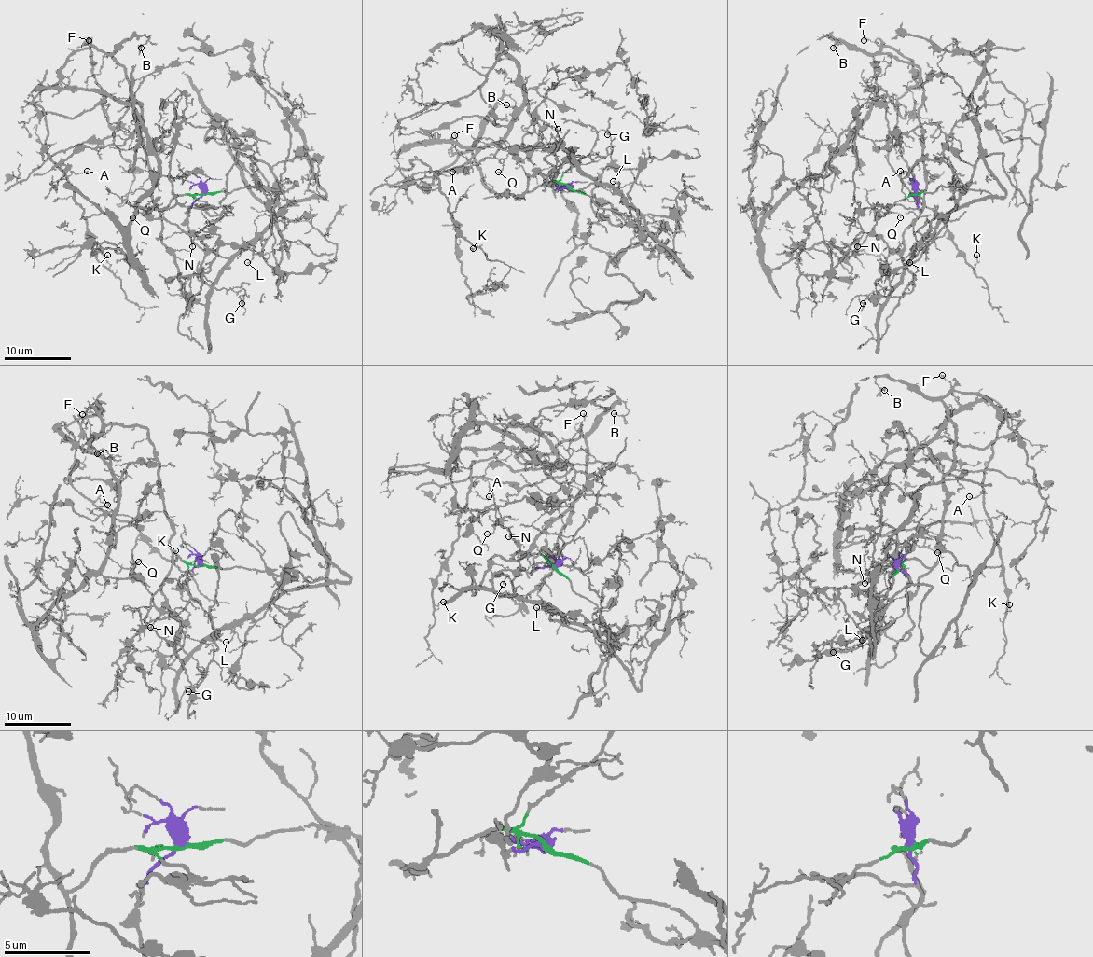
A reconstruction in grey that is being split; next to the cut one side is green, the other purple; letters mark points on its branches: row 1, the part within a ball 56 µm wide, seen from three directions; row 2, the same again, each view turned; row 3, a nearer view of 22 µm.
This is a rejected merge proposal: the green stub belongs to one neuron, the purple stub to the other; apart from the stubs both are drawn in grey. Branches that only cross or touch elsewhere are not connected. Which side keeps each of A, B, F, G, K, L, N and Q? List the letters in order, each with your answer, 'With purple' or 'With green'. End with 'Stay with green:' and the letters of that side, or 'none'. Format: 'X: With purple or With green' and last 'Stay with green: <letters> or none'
A: With green
B: With green
F: With green
G: With purple
K: With green
L: With purple
N: With purple
Q: With purple
Stay with green: A, B, F, K

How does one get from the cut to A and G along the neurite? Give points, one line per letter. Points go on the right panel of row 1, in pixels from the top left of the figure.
A: (916, 193), (923, 210), (920, 69), (884, 46), (913, 62), (916, 83), (898, 100), (888, 162), (900, 171)
G: (916, 193), (920, 214), (913, 223), (913, 234), (920, 251), (909, 259), (892, 289), (860, 295), (863, 303)

